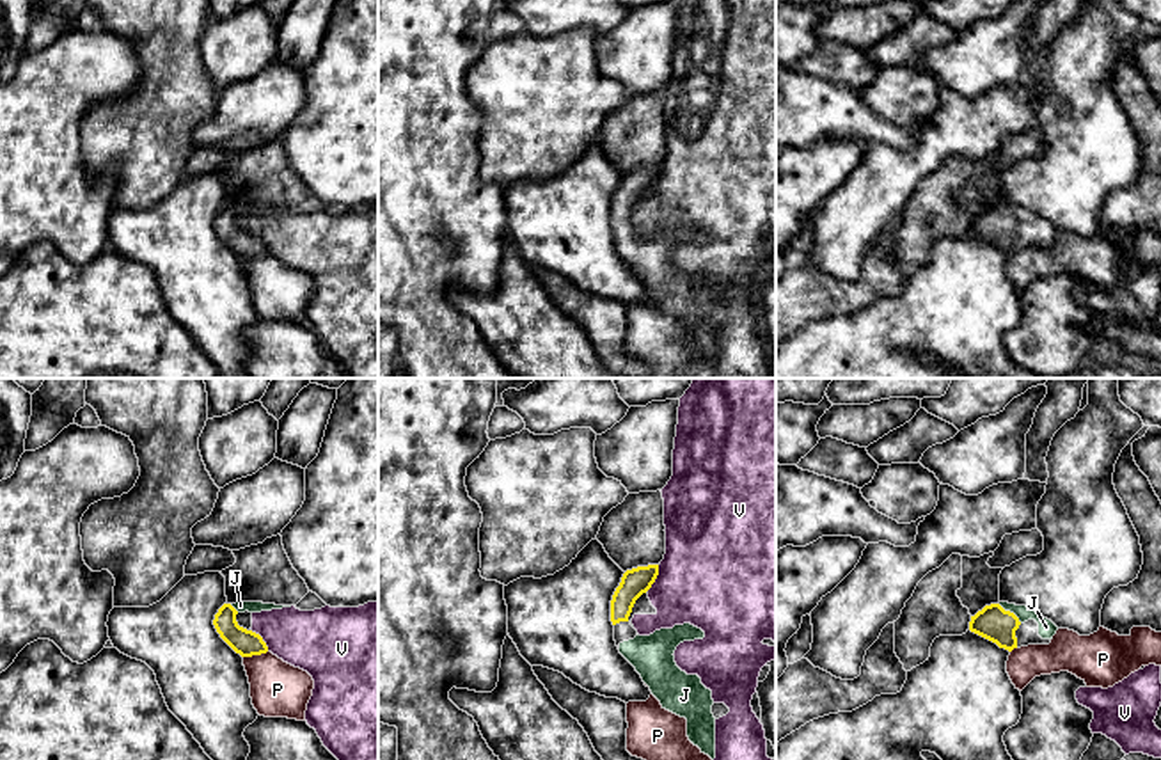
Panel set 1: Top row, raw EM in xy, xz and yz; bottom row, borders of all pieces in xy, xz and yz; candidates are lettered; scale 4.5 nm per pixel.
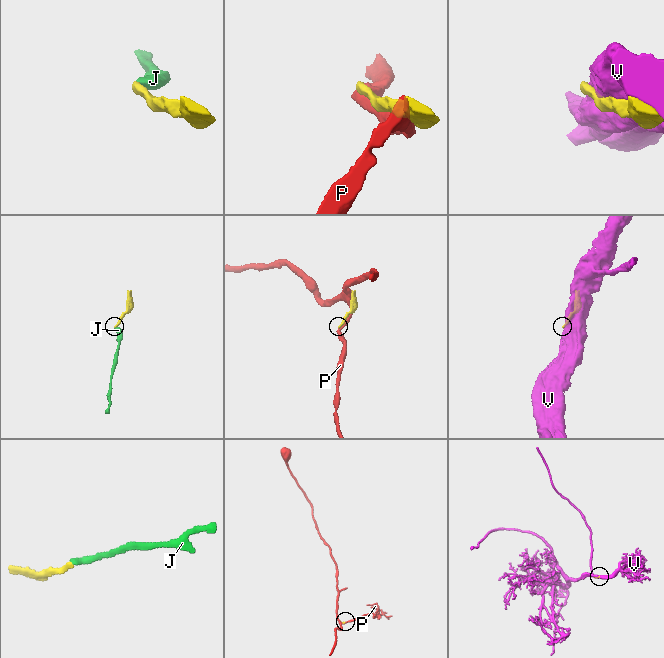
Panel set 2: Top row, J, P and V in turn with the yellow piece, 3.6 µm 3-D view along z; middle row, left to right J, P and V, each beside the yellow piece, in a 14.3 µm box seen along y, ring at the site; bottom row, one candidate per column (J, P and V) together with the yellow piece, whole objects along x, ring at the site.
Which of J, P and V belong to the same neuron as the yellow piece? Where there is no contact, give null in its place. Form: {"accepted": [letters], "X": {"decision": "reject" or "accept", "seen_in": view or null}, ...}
{"accepted": ["J"], "J": {"decision": "accept", "seen_in": "yz"}, "P": {"decision": "reject", "seen_in": "xy"}, "V": {"decision": "reject", "seen_in": "xz"}}

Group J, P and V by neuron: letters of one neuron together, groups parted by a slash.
J / P / V

